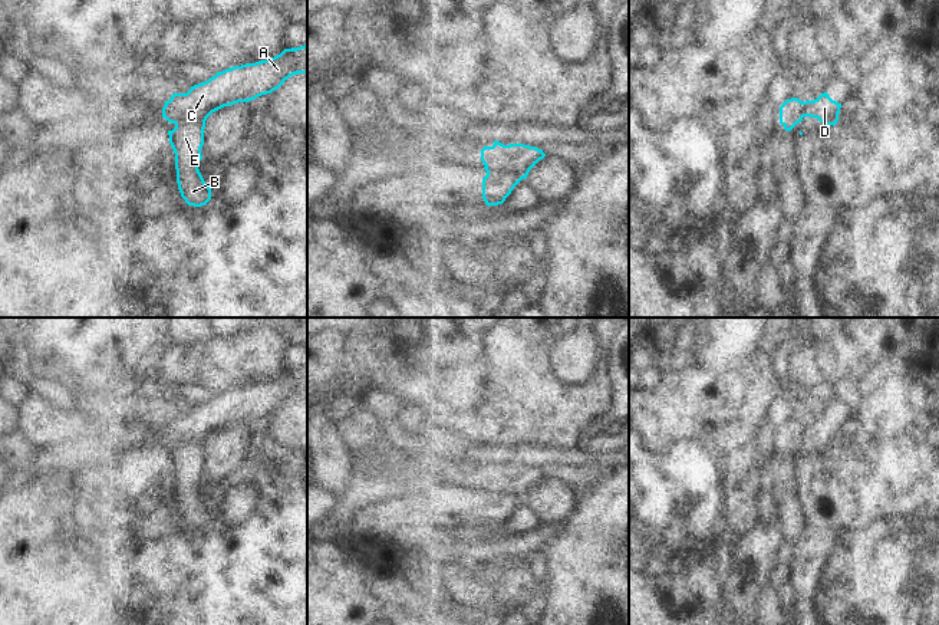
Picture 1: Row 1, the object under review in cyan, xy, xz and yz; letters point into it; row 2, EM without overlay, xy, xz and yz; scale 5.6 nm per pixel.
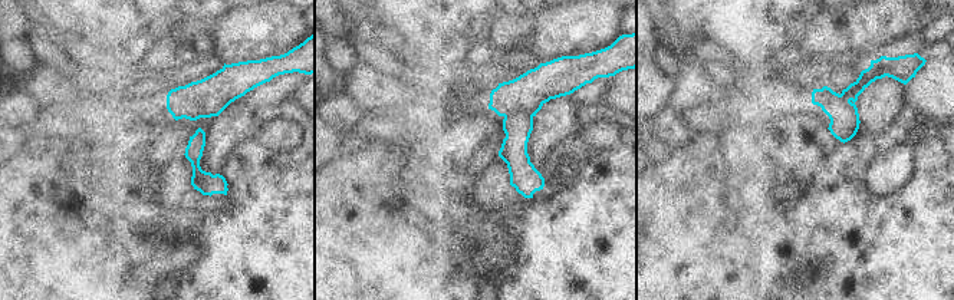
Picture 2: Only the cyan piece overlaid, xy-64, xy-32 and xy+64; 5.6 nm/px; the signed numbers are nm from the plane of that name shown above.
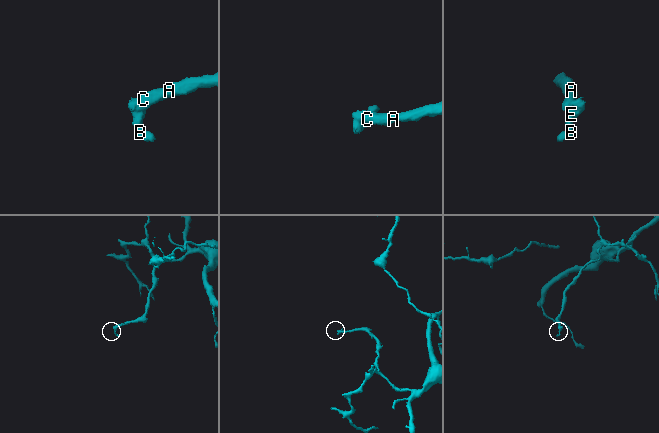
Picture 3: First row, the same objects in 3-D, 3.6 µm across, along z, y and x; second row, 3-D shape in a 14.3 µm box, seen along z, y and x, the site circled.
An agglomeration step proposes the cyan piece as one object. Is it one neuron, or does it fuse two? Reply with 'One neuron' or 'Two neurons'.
Two neurons

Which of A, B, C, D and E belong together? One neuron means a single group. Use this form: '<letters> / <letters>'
A C / B D E

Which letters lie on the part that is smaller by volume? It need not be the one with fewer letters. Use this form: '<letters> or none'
B, D, E

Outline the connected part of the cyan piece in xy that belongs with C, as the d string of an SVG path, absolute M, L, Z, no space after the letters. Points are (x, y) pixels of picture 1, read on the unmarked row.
M307 366L284 371L280 376L256 385L233 388L208 402L191 408L187 415L172 415L165 432L177 441L205 444L207 440L238 424L248 424L279 411L286 401L307 395Z

